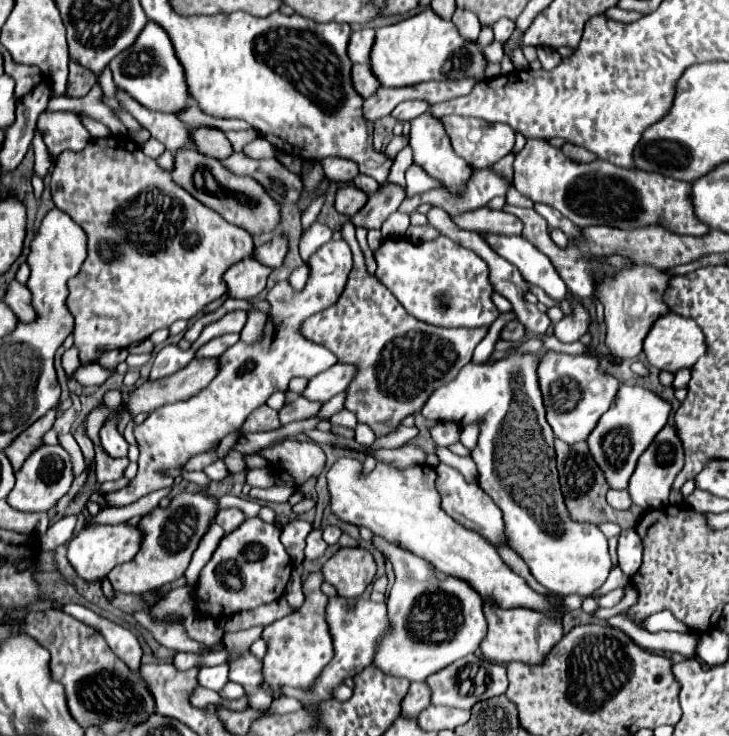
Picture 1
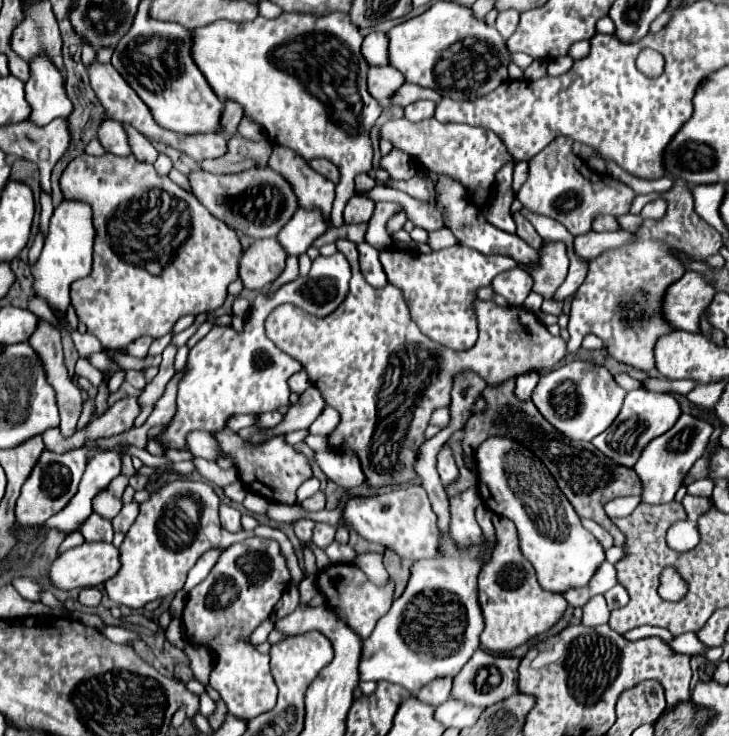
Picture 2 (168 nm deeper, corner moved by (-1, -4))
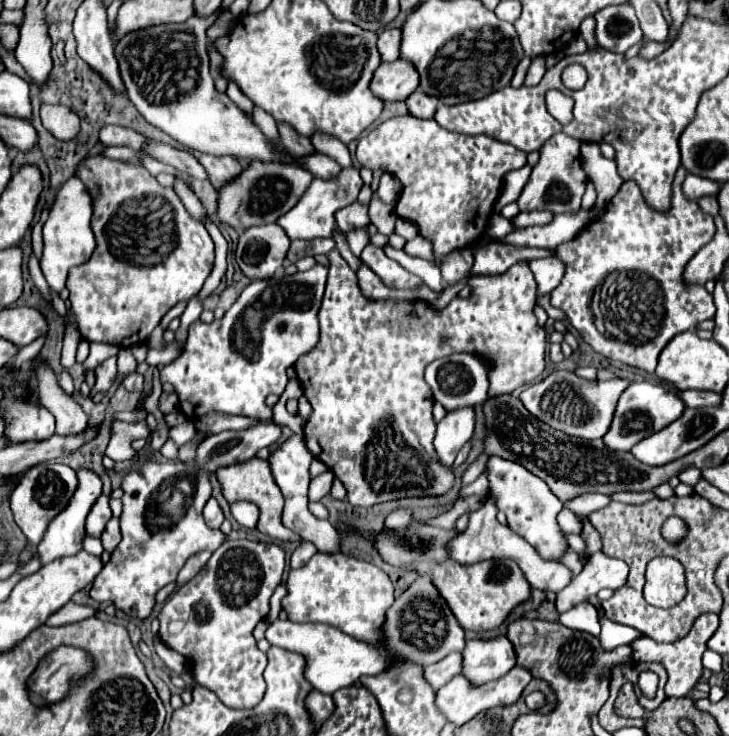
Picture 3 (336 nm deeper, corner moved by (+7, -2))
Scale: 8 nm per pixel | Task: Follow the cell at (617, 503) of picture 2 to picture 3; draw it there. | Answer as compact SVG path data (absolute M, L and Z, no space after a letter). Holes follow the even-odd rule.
M585 493L585 495L579 495L579 497L575 497L573 501L569 501L569 503L565 503L565 505L567 505L575 515L585 517L585 515L589 515L589 513L593 513L593 511L599 511L601 507L607 507L611 501L613 501L613 499L611 499L609 495Z

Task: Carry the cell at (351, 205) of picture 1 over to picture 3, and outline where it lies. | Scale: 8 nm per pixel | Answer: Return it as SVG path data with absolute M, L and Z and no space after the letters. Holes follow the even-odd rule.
M355 201L349 207L343 207L341 211L337 211L335 219L337 219L337 227L341 231L351 231L357 227L369 225L369 205Z

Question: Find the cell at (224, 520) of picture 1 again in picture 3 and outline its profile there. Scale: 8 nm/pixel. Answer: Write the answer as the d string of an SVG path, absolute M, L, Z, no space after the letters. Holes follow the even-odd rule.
M213 497L207 501L207 505L205 505L205 509L203 509L203 517L205 517L207 525L209 525L209 527L215 527L215 529L219 529L221 523L225 521L223 511L221 511L219 503L217 503Z

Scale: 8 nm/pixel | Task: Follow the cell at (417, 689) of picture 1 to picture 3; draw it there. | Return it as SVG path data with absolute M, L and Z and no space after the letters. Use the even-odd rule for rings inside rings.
M451 653L443 661L425 667L425 681L431 683L433 691L441 689L449 679L453 679L457 673L461 673L461 653Z

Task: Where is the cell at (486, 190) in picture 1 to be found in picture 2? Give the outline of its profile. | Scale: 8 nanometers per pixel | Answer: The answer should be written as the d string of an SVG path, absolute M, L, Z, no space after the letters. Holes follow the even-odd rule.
M517 161L513 167L513 191L517 191L521 187L521 183L527 179L527 173L529 173L527 161Z

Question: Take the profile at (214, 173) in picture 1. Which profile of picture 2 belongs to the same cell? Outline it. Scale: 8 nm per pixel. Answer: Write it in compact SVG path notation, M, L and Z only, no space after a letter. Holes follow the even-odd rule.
M253 167L237 175L209 175L203 171L193 171L189 175L195 197L213 213L213 217L225 221L231 229L241 231L253 239L275 237L283 225L299 209L297 197L291 185L271 167Z

